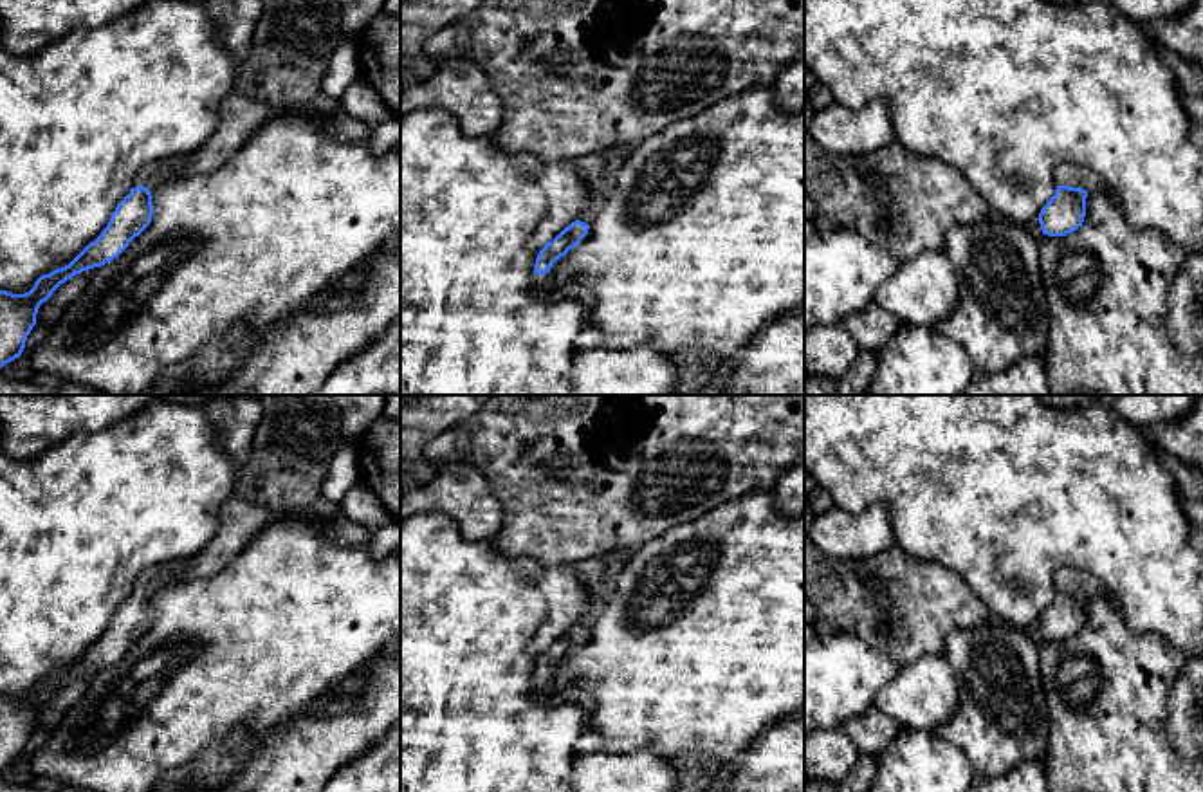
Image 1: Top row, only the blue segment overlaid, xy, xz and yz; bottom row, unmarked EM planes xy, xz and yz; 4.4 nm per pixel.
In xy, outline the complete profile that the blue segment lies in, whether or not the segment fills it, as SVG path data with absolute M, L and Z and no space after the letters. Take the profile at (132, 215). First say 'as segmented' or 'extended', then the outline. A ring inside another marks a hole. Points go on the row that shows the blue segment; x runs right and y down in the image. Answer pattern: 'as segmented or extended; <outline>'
extended; M233 90L220 103L216 130L193 152L146 164L135 177L130 193L117 204L101 235L90 242L69 265L43 274L25 294L0 290L0 368L22 355L27 336L36 325L36 314L43 301L72 276L101 267L117 258L130 242L152 222L152 189L175 179L215 171L247 139L283 110L305 108L316 114L326 132L341 141L370 141L372 124L366 124L339 106L271 106Z

